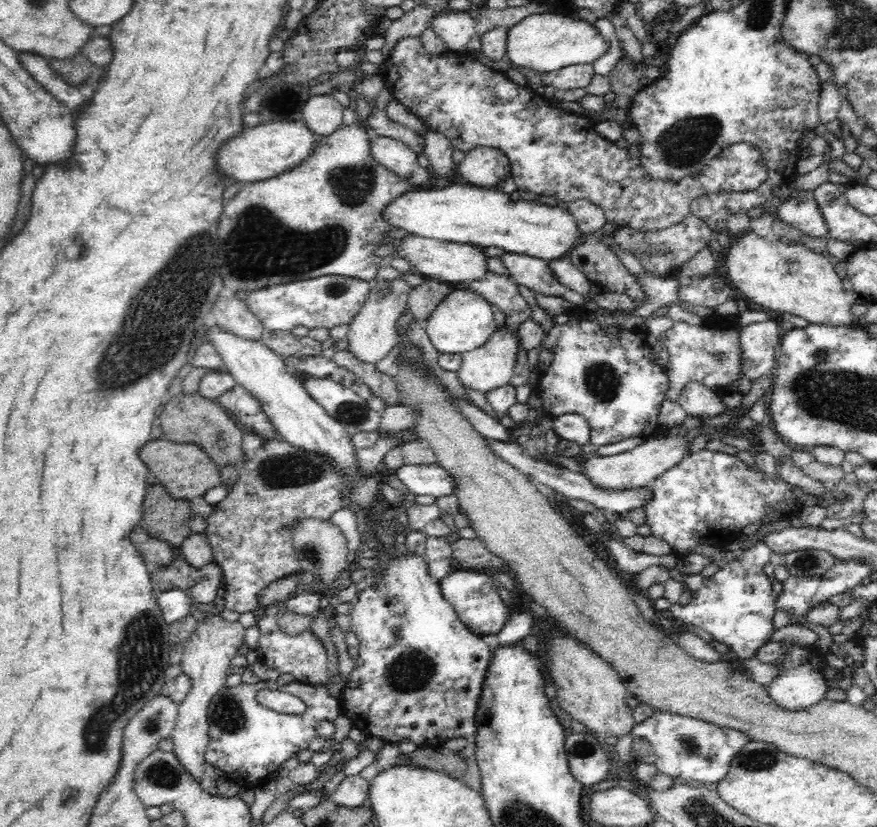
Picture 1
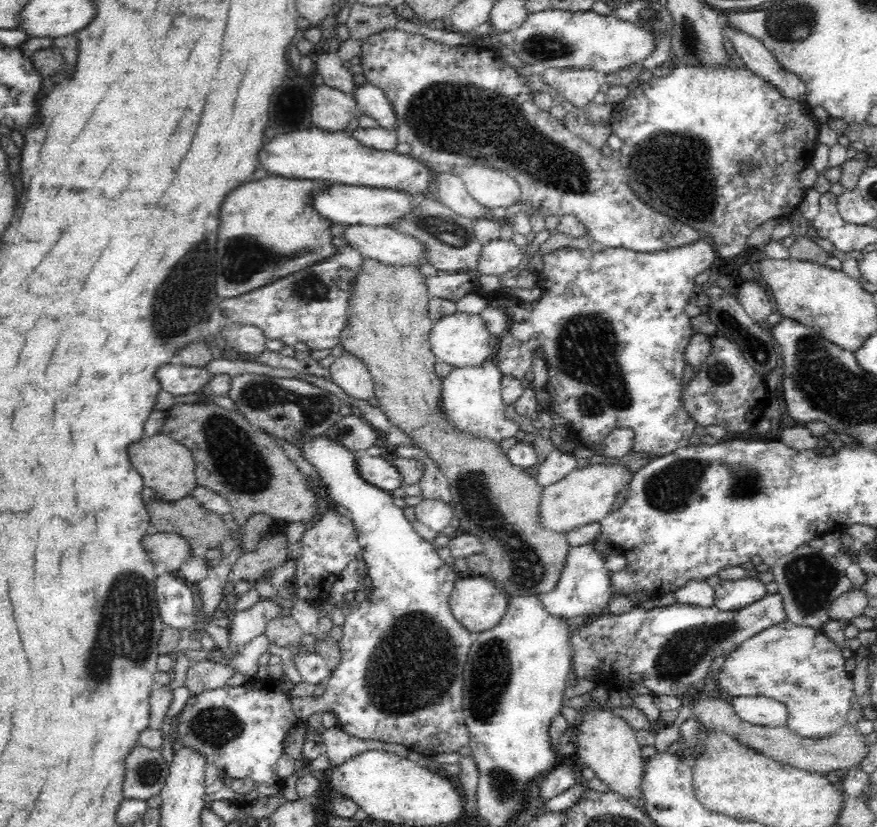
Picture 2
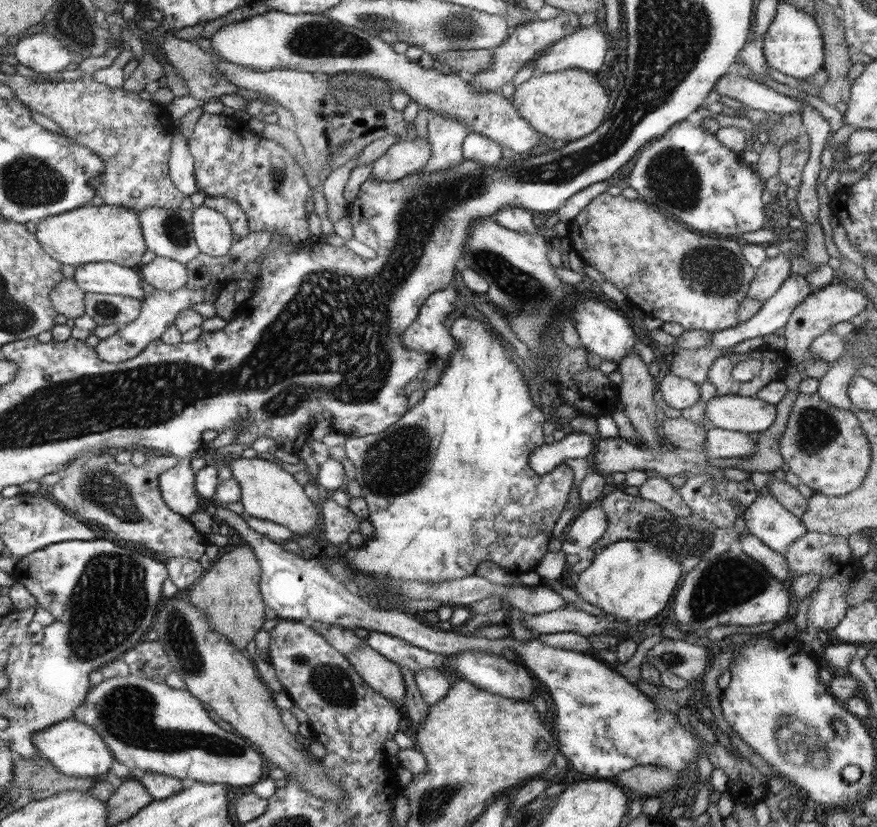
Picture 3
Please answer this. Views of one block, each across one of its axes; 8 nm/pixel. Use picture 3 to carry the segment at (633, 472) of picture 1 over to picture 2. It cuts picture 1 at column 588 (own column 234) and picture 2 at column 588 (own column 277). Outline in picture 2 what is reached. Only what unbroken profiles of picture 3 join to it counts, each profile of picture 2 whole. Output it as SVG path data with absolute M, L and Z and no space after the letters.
M590 464L576 468L562 480L543 488L540 520L547 529L564 533L590 522L600 522L608 516L618 492L624 492L632 478L632 472L620 464Z

